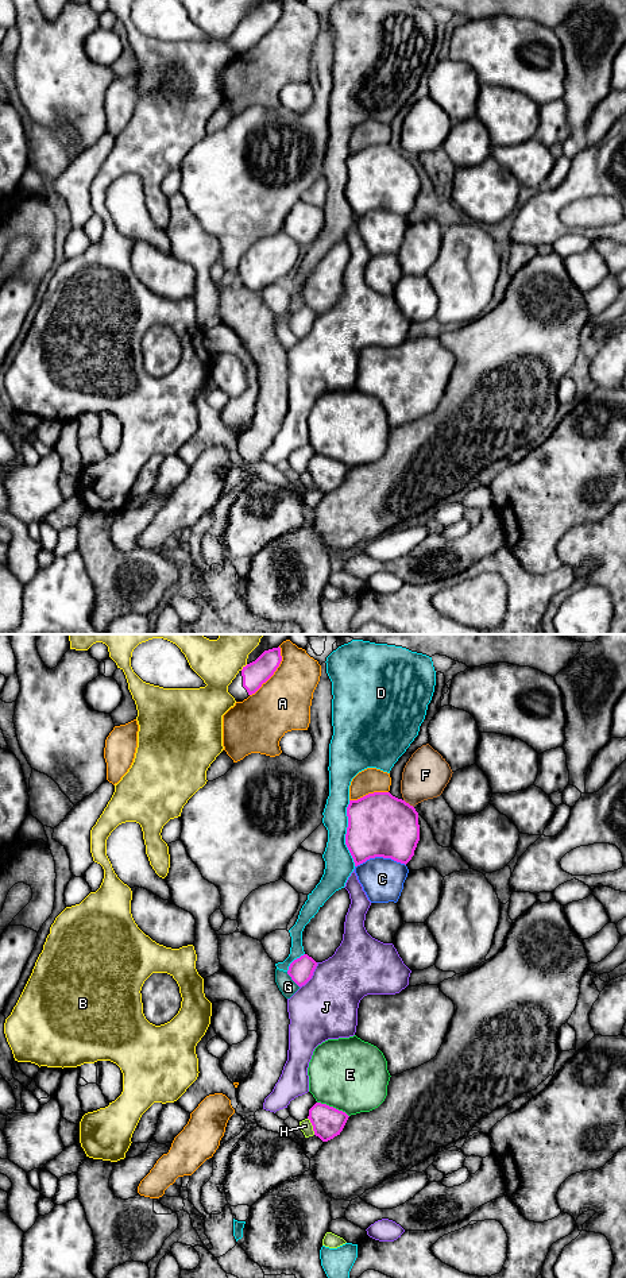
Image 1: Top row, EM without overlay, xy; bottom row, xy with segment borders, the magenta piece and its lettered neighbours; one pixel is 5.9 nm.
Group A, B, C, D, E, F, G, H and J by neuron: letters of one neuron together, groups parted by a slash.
A / B / C / D / E / F / G H / J

